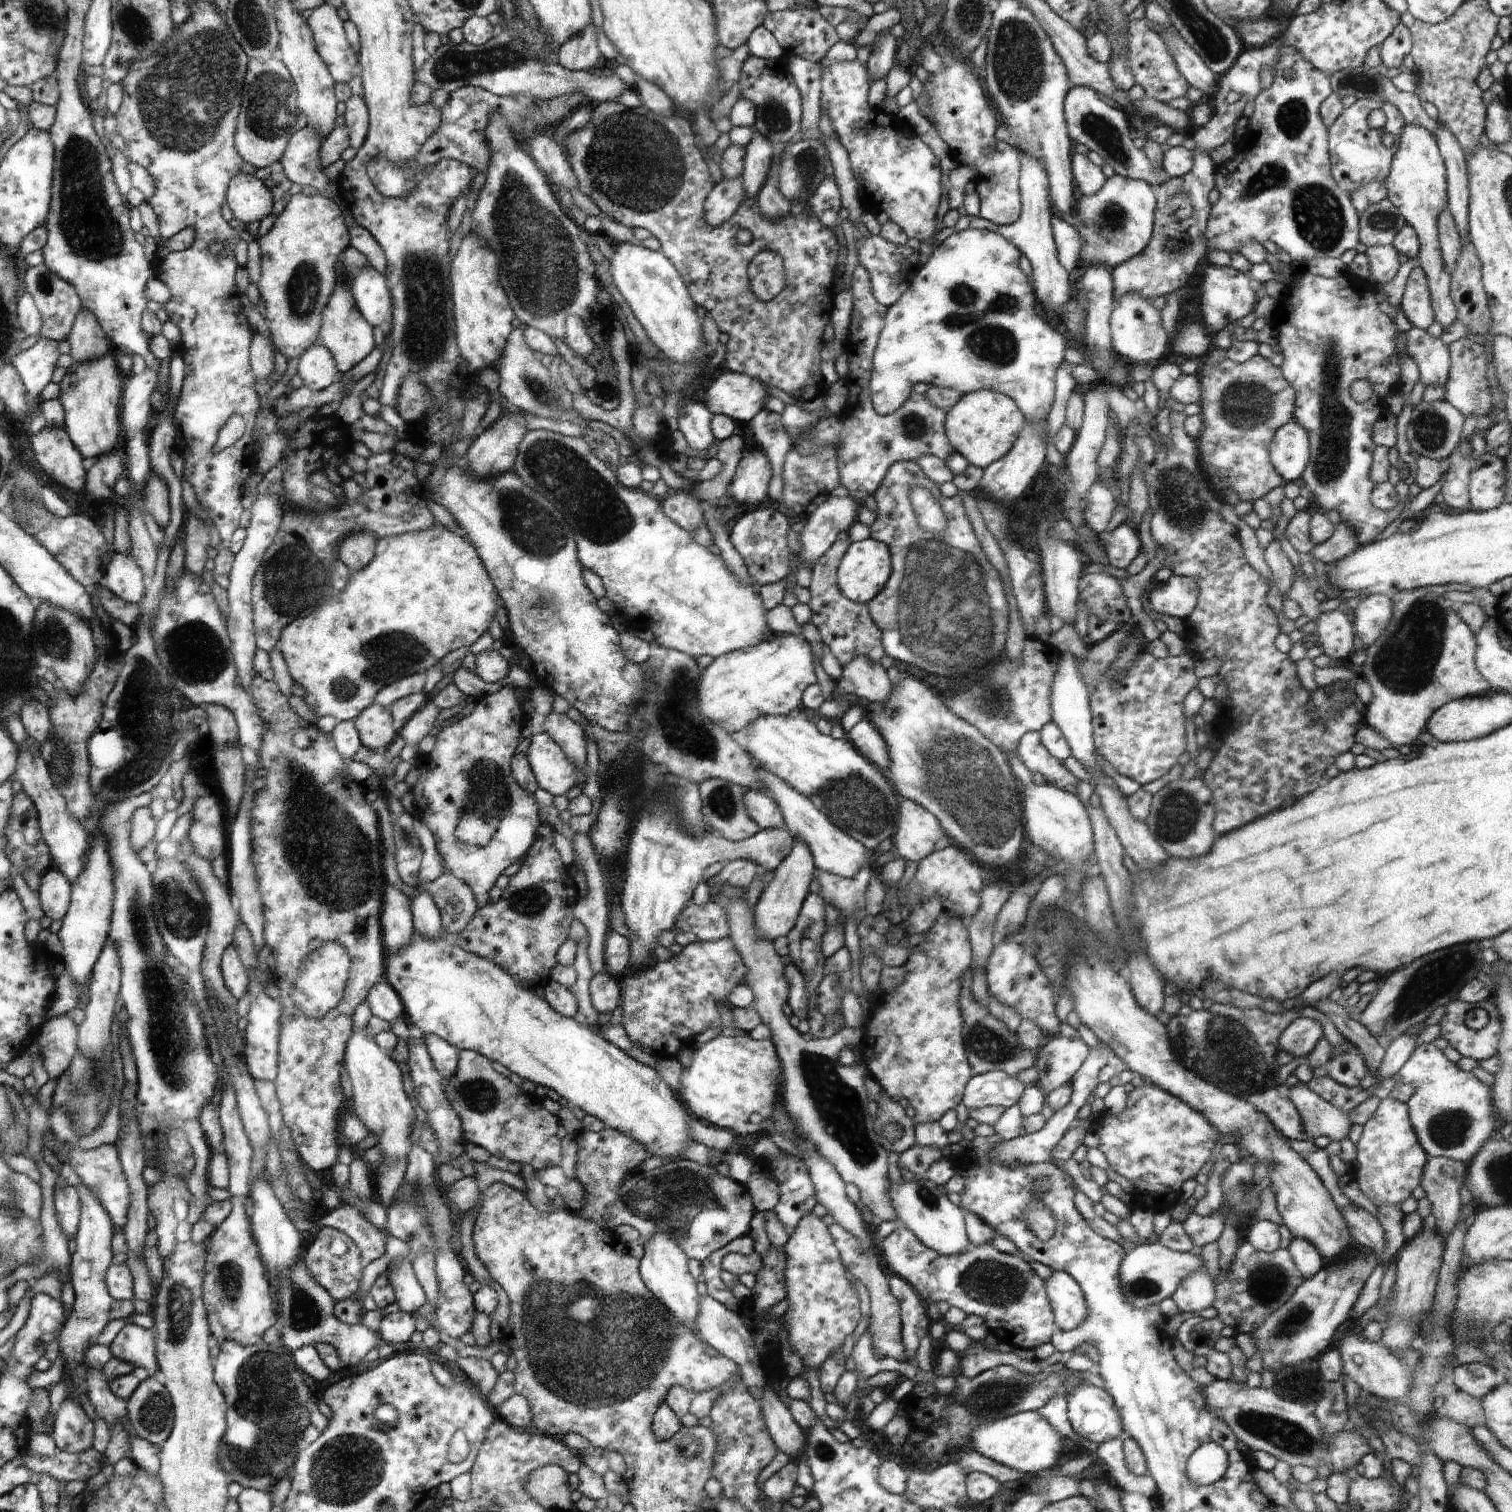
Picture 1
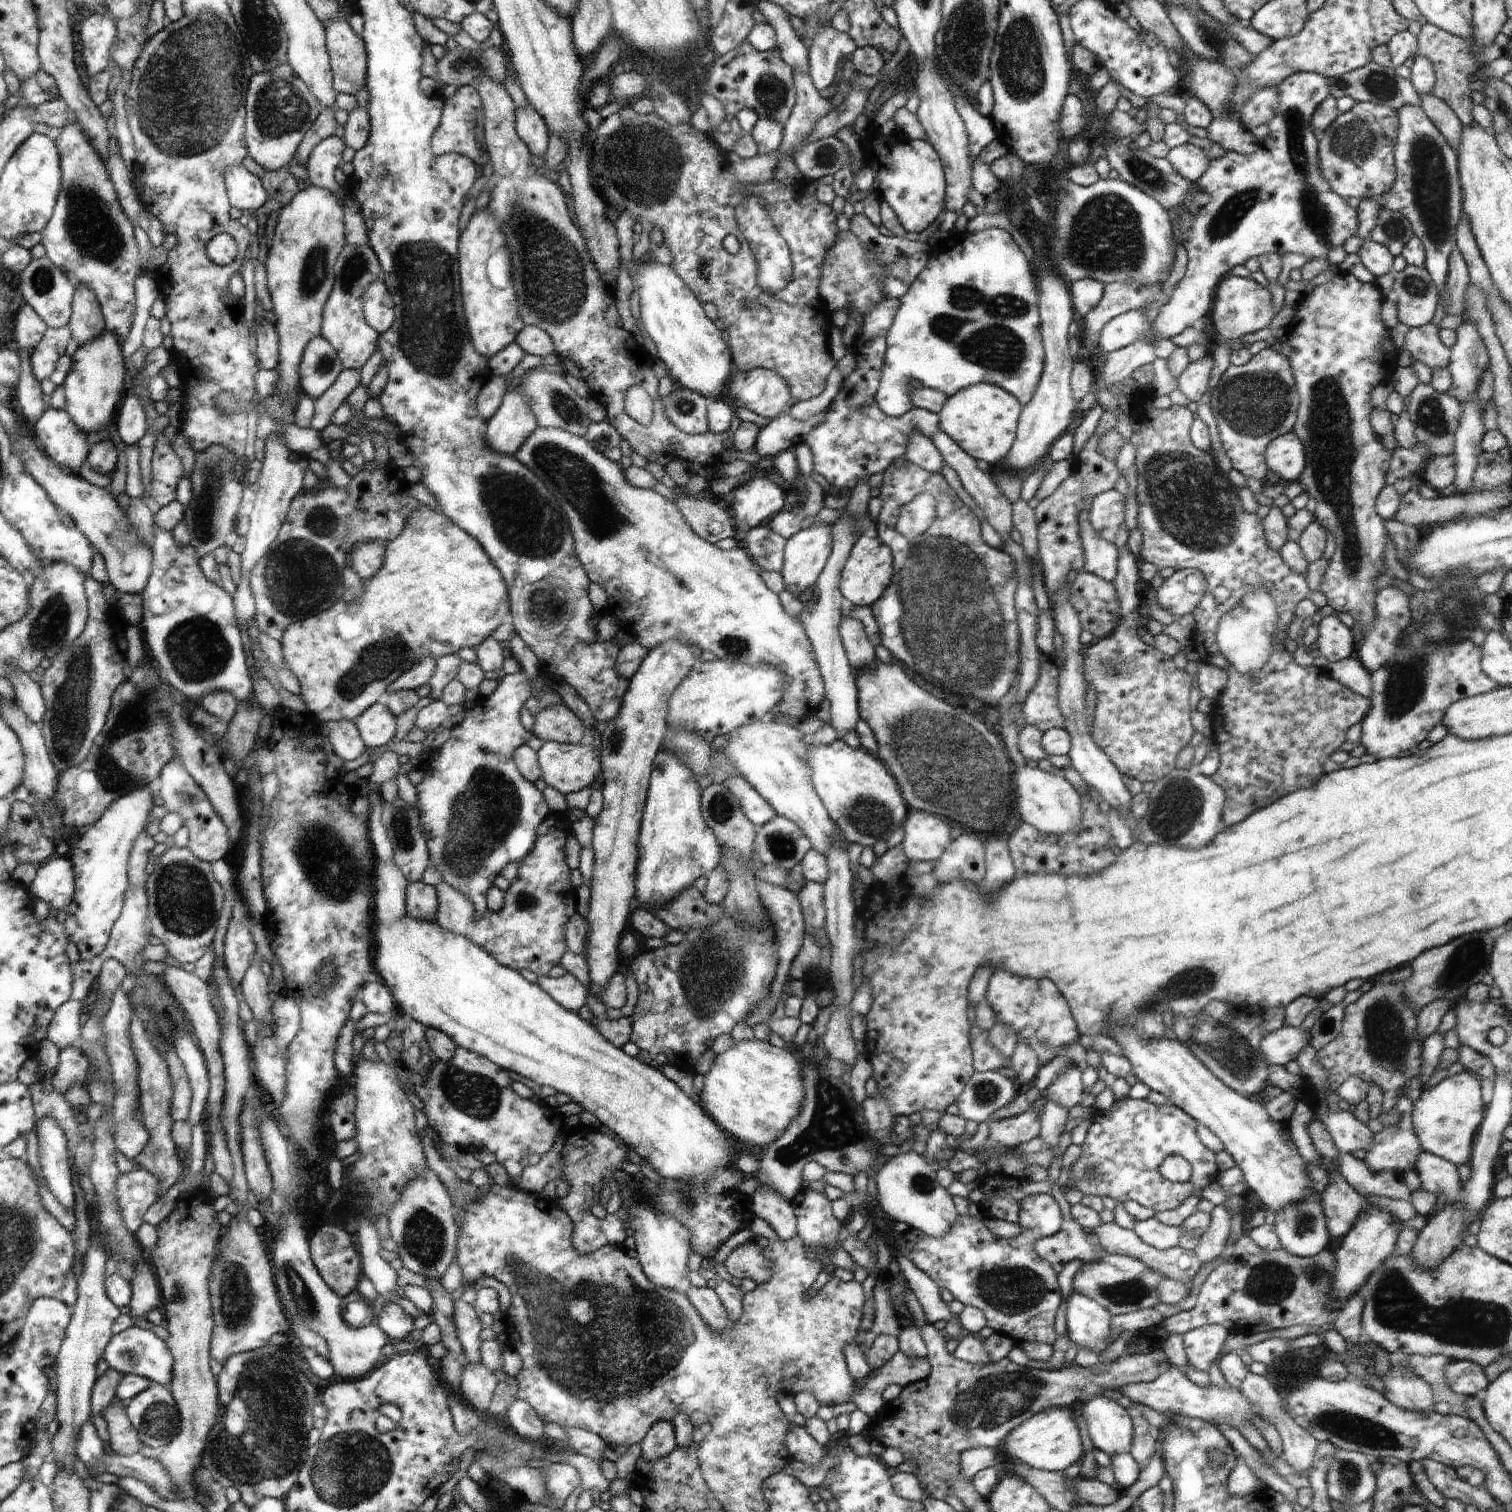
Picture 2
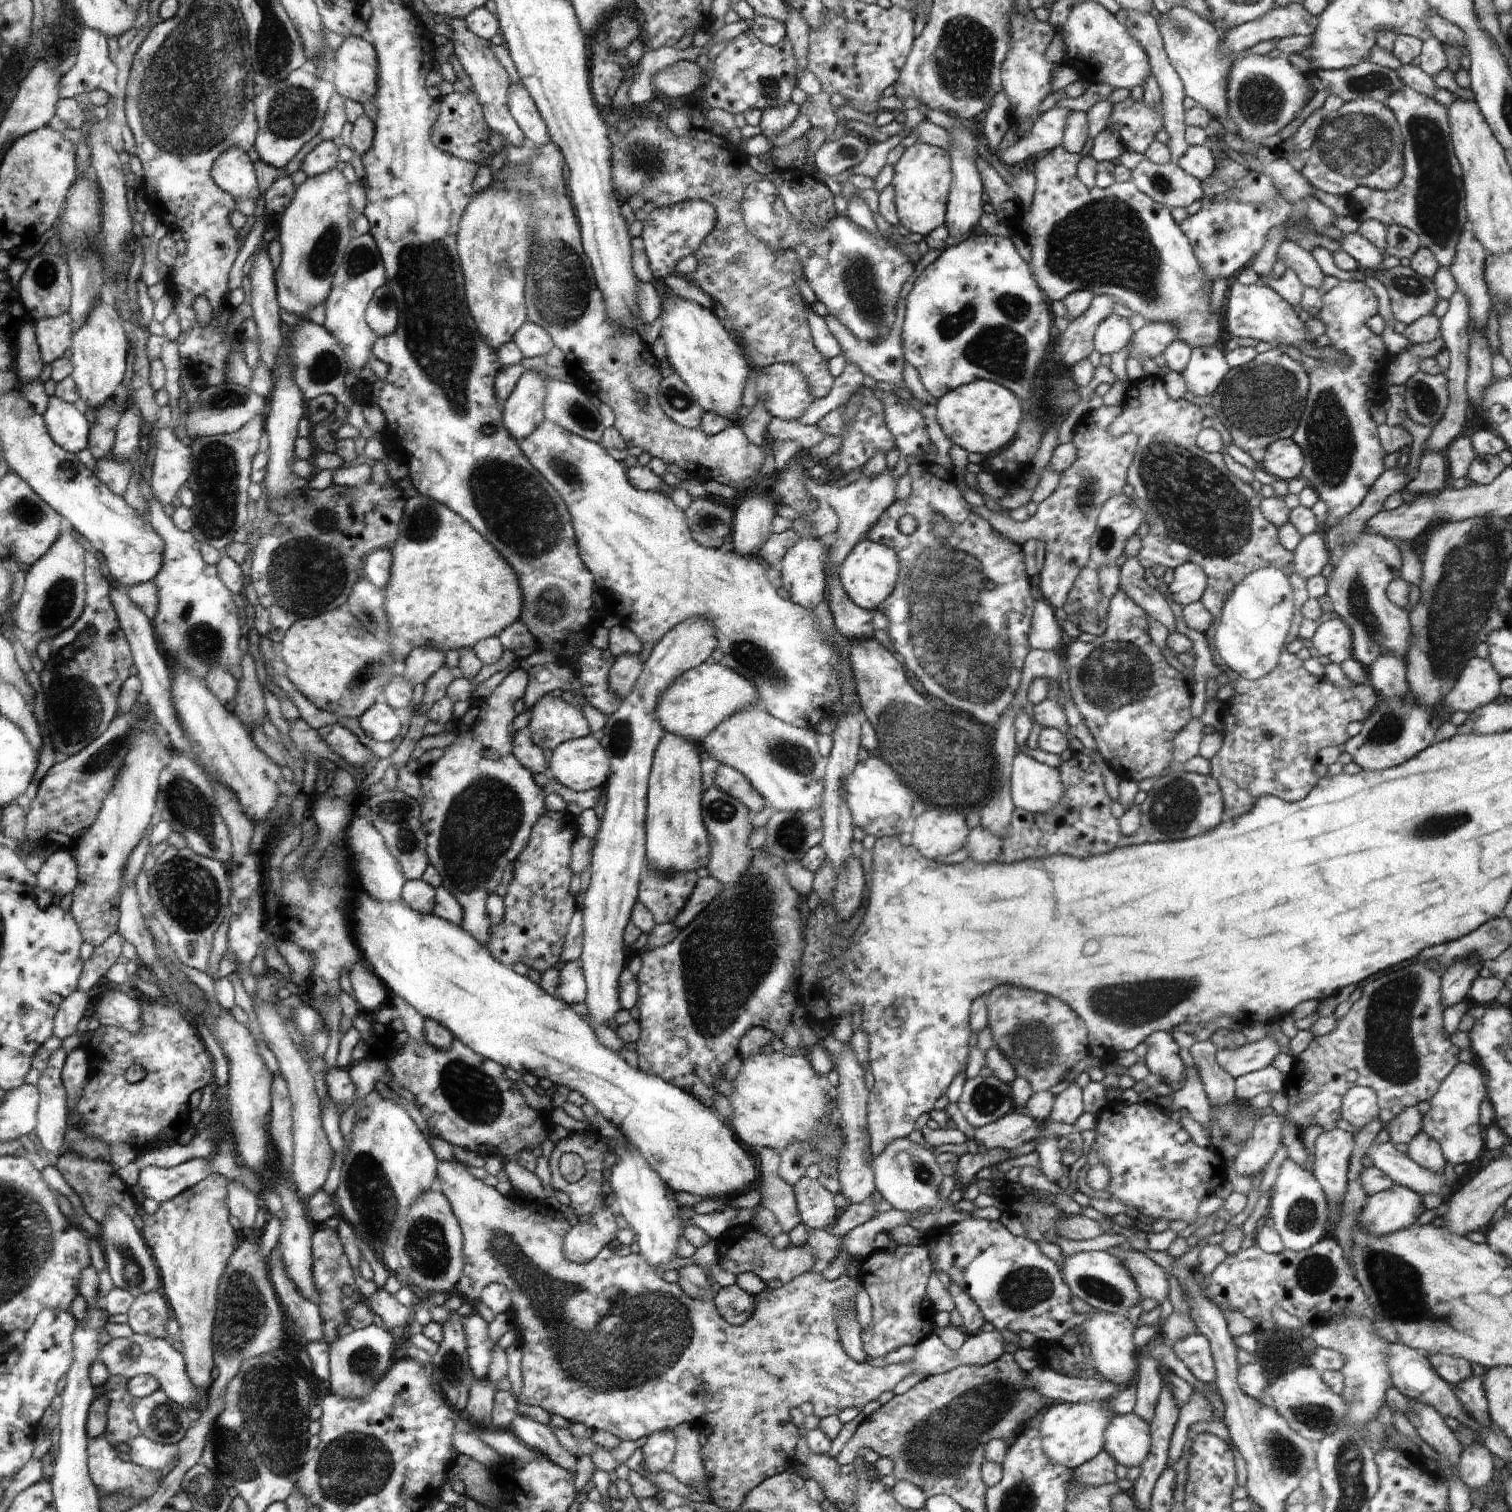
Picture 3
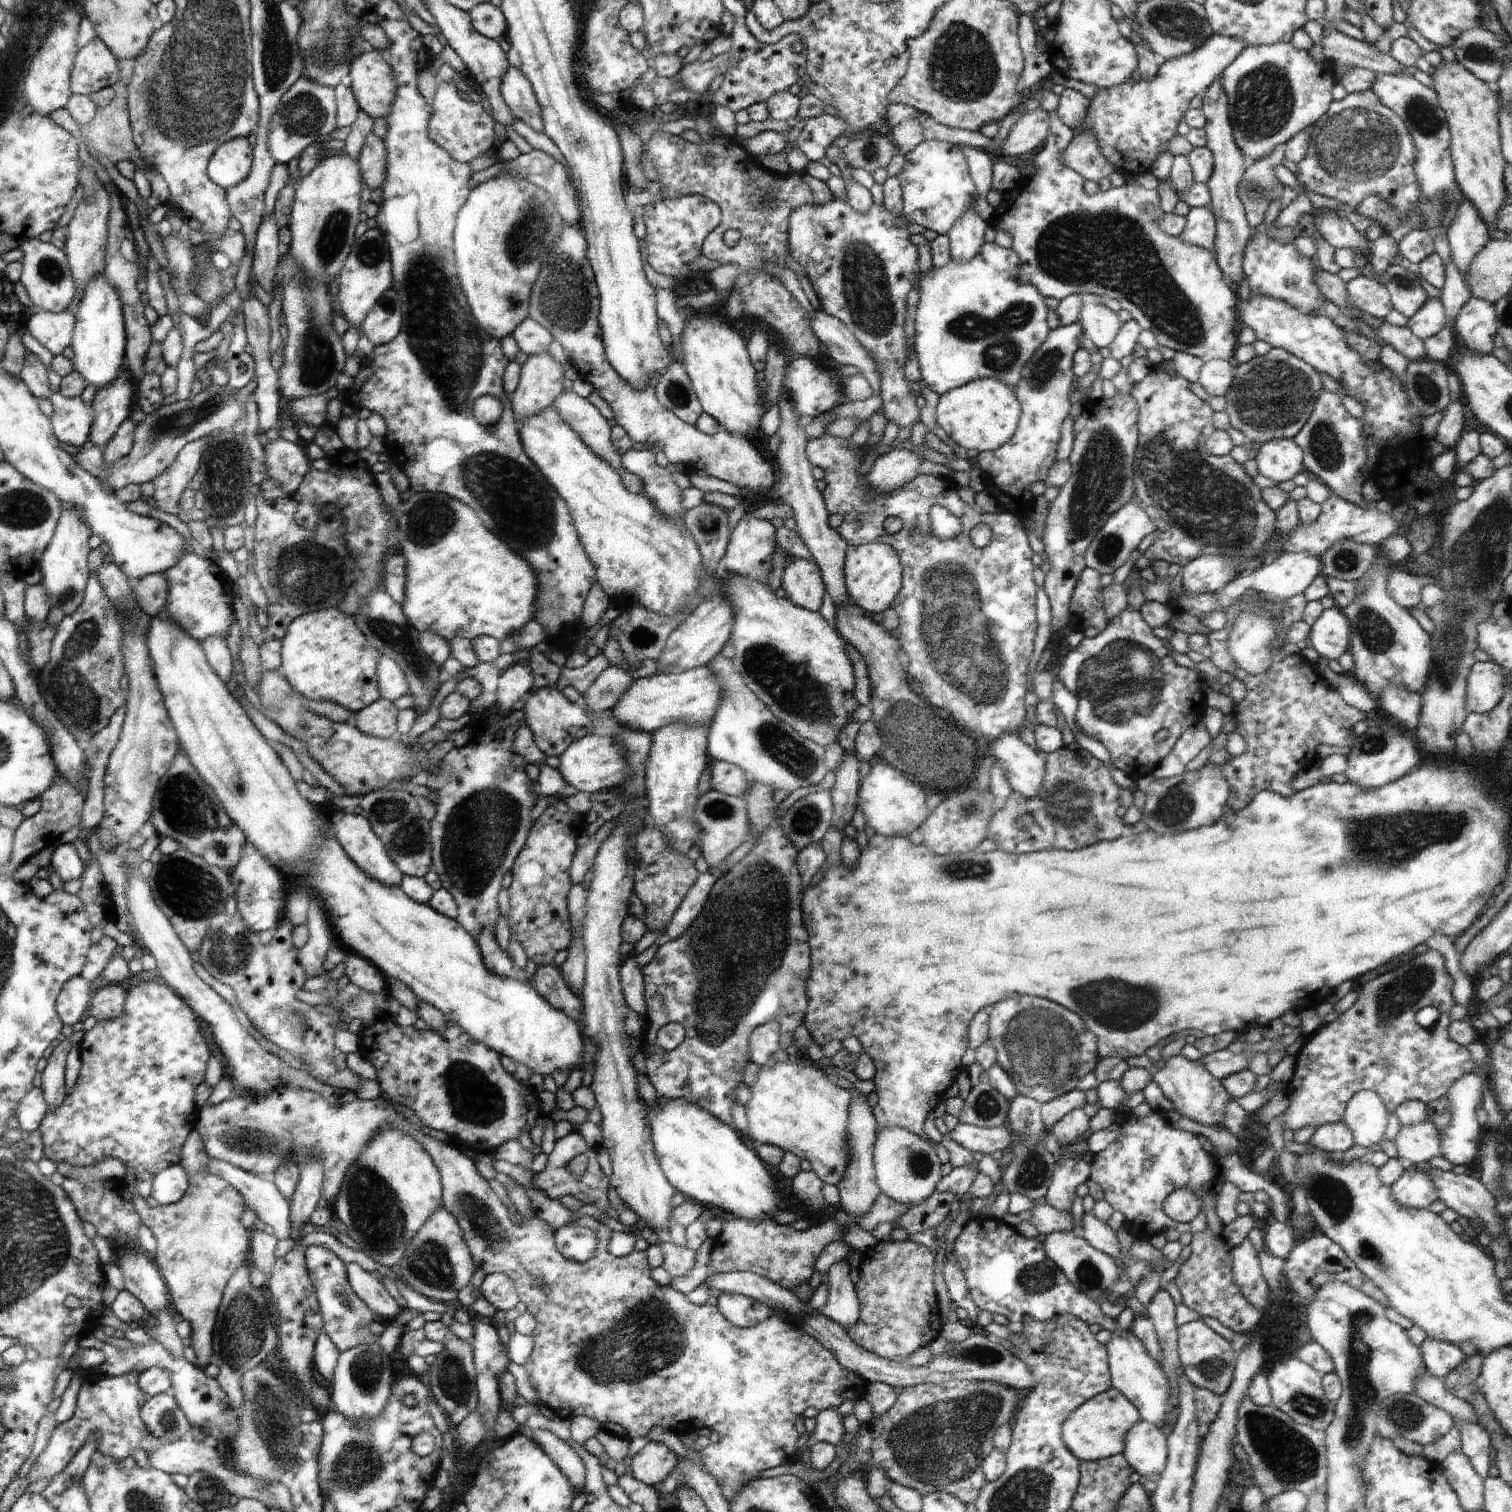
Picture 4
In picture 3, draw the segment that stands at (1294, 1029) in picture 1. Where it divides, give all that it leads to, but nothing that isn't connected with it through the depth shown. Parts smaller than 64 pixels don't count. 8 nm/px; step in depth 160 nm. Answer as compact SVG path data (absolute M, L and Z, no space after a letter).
M1268 1036L1255 1043L1246 1043L1237 1049L1215 1049L1211 1057L1232 1078L1262 1070L1272 1064L1280 1053L1278 1044Z

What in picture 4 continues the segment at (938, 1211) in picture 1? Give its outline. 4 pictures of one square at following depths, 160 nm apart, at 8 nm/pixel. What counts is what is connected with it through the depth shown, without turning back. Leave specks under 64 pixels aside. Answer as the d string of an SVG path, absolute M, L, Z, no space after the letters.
M886 1127L877 1132L873 1146L875 1179L882 1194L905 1205L920 1204L926 1200L943 1177L941 1163L934 1143L923 1141L917 1134L904 1127Z

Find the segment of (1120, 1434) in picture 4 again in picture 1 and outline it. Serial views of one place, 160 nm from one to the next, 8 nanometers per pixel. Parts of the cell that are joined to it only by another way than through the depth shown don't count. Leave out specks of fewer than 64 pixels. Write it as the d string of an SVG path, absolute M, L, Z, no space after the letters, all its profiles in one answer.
M1026 1411L990 1424L979 1424L971 1432L970 1448L1010 1468L1036 1476L1042 1471L1052 1472L1058 1466L1064 1452L1062 1437L1037 1411Z

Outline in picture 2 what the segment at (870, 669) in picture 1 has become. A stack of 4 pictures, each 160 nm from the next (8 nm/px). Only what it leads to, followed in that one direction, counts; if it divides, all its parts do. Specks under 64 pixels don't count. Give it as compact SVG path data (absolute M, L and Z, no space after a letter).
M842 616L839 633L854 673L876 660L875 648L869 641L862 621Z

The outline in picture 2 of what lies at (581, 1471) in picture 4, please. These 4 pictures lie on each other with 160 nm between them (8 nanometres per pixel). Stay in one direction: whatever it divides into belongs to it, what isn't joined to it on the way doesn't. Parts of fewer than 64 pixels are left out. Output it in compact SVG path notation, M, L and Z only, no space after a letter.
M516 1399L506 1415L508 1415L511 1432L519 1434L530 1442L546 1438L543 1420L526 1401Z

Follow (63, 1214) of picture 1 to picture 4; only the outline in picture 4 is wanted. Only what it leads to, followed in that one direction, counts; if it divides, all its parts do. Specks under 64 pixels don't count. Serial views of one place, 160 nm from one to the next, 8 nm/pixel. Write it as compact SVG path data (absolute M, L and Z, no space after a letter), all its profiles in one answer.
M84 1031L73 1032L48 1053L47 1065L41 1072L40 1087L44 1091L45 1101L49 1103L50 1110L59 1107L66 1096L68 1089L65 1085L67 1054L71 1048L78 1046L84 1035Z

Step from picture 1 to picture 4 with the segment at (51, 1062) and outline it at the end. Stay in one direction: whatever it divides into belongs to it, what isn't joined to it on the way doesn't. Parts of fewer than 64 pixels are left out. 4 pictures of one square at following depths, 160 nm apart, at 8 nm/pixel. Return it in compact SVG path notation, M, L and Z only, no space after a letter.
M78 975L74 977L74 982L70 982L70 986L66 986L66 990L62 990L62 1002L58 1002L58 1014L63 1023L72 1026L82 1020L94 988L82 975Z

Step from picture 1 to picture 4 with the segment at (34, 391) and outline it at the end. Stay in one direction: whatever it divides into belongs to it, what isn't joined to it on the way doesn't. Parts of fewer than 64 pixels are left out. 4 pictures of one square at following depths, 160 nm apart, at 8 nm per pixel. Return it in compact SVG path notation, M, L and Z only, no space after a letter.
M38 311L29 319L28 332L54 355L64 352L72 342L76 315L66 311Z

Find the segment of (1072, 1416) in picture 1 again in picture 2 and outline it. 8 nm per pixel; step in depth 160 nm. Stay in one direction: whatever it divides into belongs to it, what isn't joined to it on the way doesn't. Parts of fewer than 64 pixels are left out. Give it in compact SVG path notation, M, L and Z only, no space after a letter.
M1097 1396L1084 1402L1082 1415L1086 1417L1088 1434L1095 1448L1110 1457L1130 1452L1134 1429L1127 1409Z

